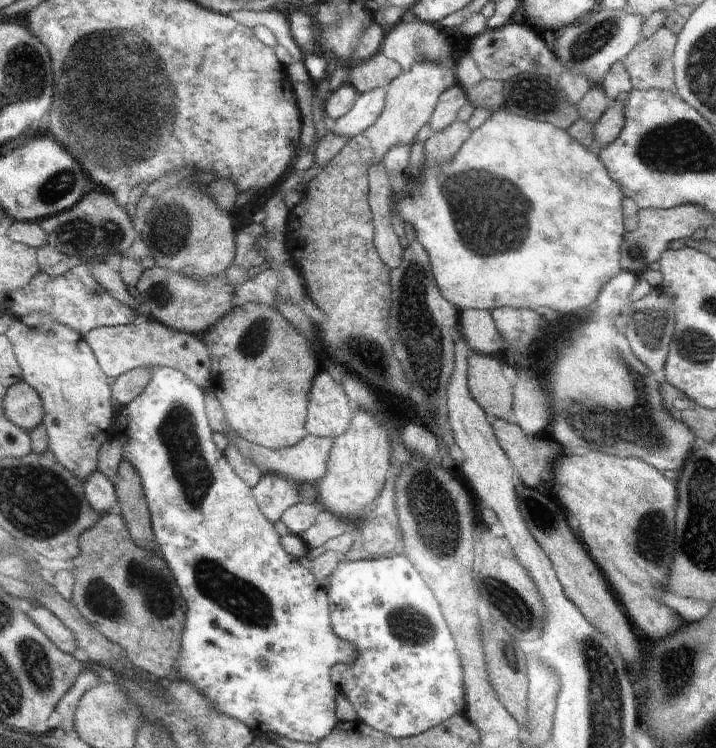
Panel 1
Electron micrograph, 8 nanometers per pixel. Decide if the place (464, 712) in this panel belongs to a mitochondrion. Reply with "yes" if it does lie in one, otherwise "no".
no

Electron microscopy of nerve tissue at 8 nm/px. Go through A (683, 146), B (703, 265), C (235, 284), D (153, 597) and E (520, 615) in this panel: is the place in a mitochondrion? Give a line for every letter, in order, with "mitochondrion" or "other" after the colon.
A: mitochondrion
B: other
C: other
D: mitochondrion
E: mitochondrion

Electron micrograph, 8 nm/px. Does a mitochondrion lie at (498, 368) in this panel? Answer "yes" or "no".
no

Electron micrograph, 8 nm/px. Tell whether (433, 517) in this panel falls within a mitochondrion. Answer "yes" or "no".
yes

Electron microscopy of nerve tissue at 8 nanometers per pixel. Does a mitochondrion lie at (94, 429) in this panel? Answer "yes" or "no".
no

